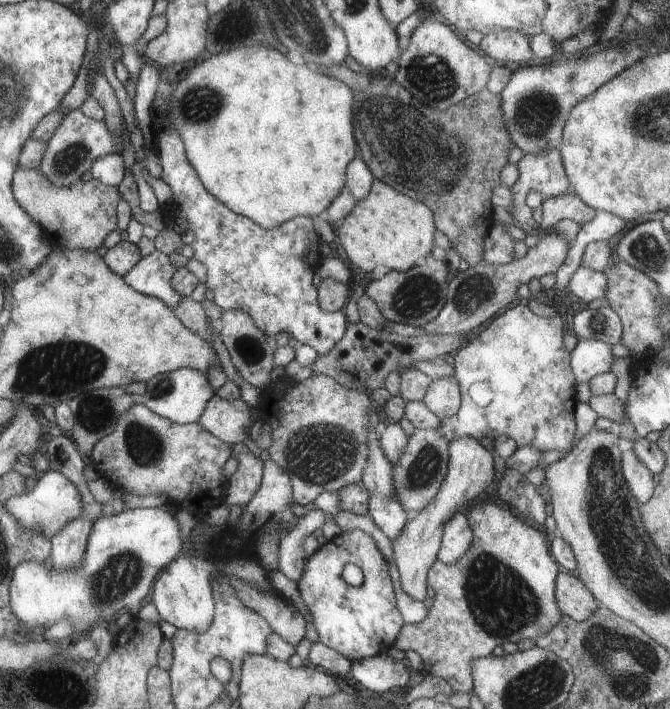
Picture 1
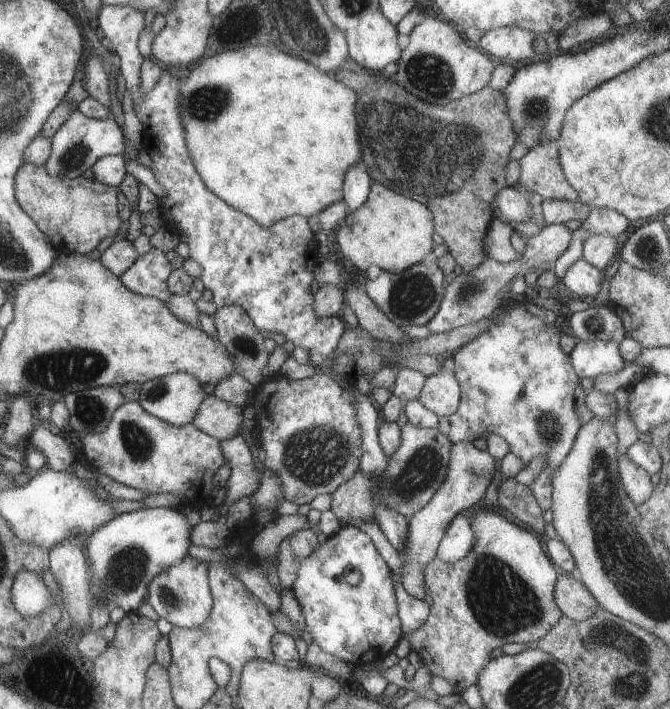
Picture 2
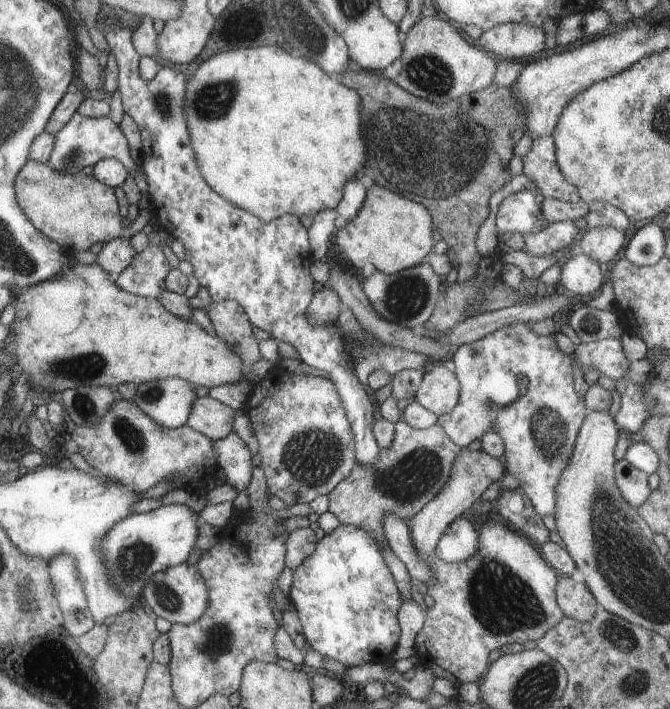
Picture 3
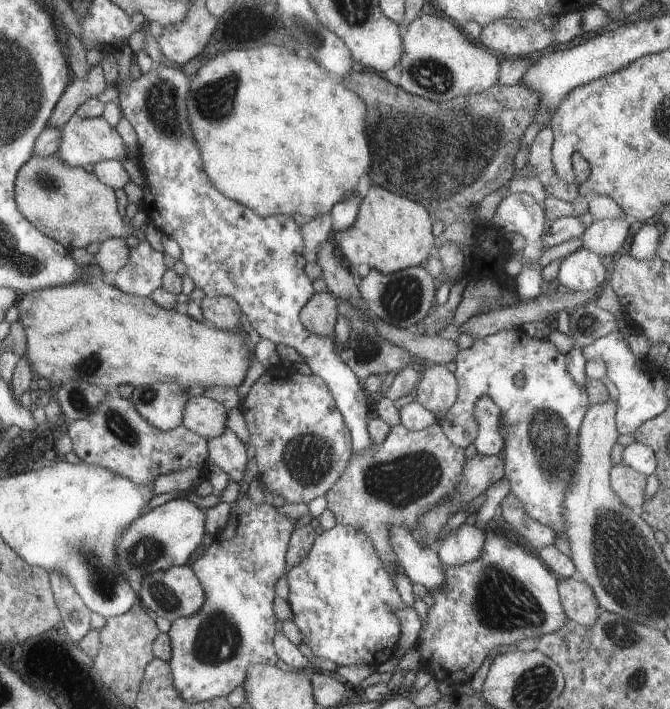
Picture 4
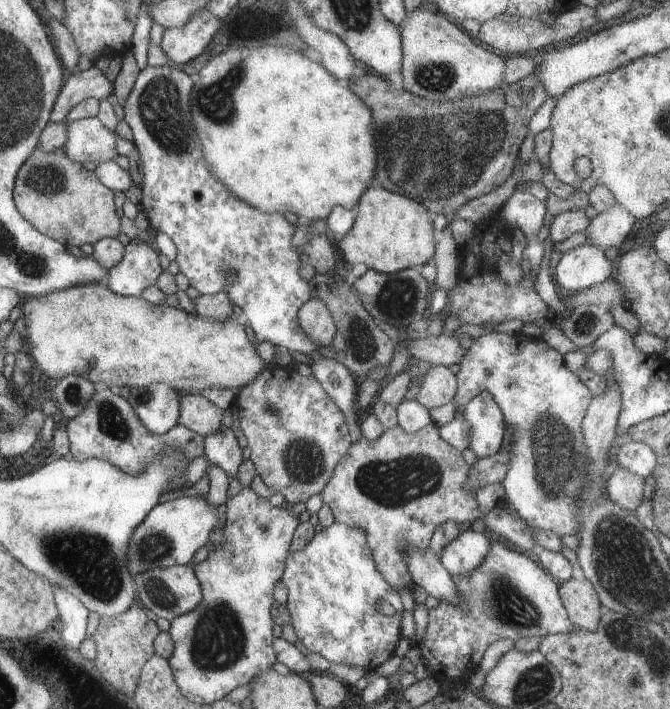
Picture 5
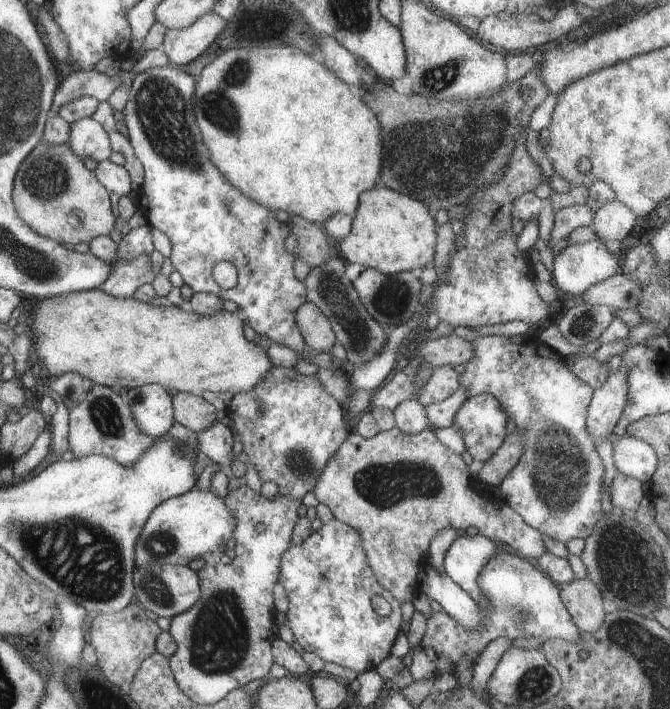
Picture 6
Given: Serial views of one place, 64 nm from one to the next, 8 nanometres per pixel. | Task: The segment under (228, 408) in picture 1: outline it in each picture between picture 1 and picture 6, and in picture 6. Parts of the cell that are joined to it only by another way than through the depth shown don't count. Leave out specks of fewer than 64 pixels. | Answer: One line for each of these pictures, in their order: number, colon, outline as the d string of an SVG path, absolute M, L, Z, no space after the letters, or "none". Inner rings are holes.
2: M211 394L203 398L203 406L199 406L199 414L195 414L195 422L191 424L199 428L203 434L223 442L241 432L241 422L243 422L243 408L217 400Z
3: M209 396L195 398L195 406L191 406L191 418L187 418L187 426L215 442L227 438L231 434L233 424L233 410L223 406Z
4: M205 396L187 398L183 428L187 428L189 432L195 432L197 436L203 438L217 438L223 434L223 430L227 430L225 420L227 420L227 410L221 404Z
5: M183 396L181 404L179 404L179 426L187 428L189 432L195 432L197 436L211 436L217 434L221 428L221 420L223 420L223 412L207 402L203 396Z
6: M177 392L177 394L171 394L171 398L175 408L175 424L197 434L215 422L217 412L201 396Z

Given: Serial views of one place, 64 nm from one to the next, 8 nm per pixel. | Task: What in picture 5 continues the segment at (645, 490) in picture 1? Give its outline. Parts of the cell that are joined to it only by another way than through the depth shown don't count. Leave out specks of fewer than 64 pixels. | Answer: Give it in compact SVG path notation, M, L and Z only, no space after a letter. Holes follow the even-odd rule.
M619 468L619 470L611 472L611 476L607 478L605 492L613 504L617 504L623 510L633 512L643 502L643 484L645 484L645 480Z

